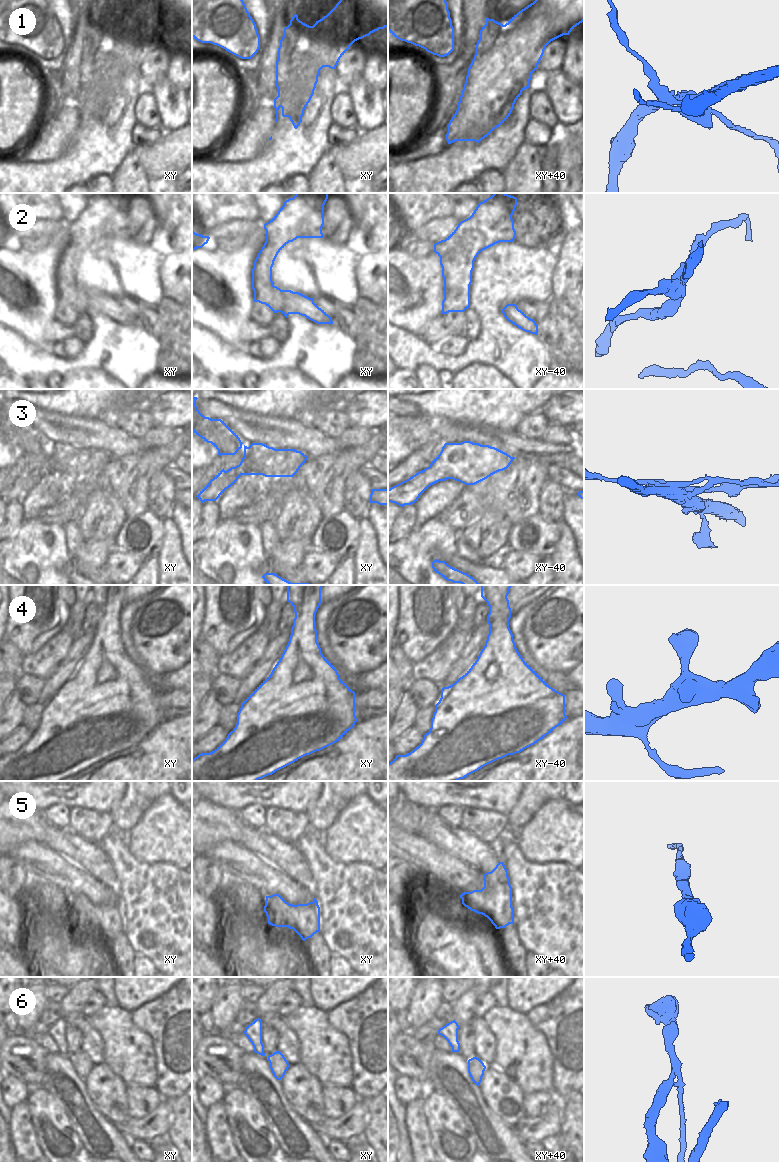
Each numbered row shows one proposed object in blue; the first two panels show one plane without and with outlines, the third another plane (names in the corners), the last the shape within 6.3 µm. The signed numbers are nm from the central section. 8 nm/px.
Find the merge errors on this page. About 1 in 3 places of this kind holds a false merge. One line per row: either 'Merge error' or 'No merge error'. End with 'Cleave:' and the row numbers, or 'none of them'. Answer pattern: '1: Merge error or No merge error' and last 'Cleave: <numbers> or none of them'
1: Merge error
2: Merge error
3: Merge error
4: No merge error
5: No merge error
6: No merge error
Cleave: 1, 2, 3

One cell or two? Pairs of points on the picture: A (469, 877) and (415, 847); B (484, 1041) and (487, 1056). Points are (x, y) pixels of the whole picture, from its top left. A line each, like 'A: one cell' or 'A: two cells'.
A: one cell
B: one cell

